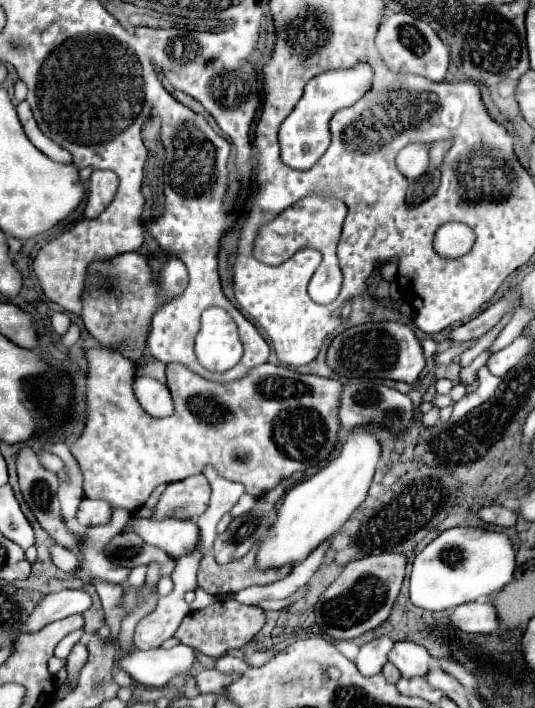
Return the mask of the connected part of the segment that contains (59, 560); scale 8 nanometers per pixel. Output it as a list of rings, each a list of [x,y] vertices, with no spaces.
[[[56,545],[56,557],[54,557],[54,563],[56,563],[62,571],[66,571],[66,573],[76,573],[76,569],[80,567],[78,557],[76,557],[72,551],[68,551],[68,549],[60,547],[60,545]]]

